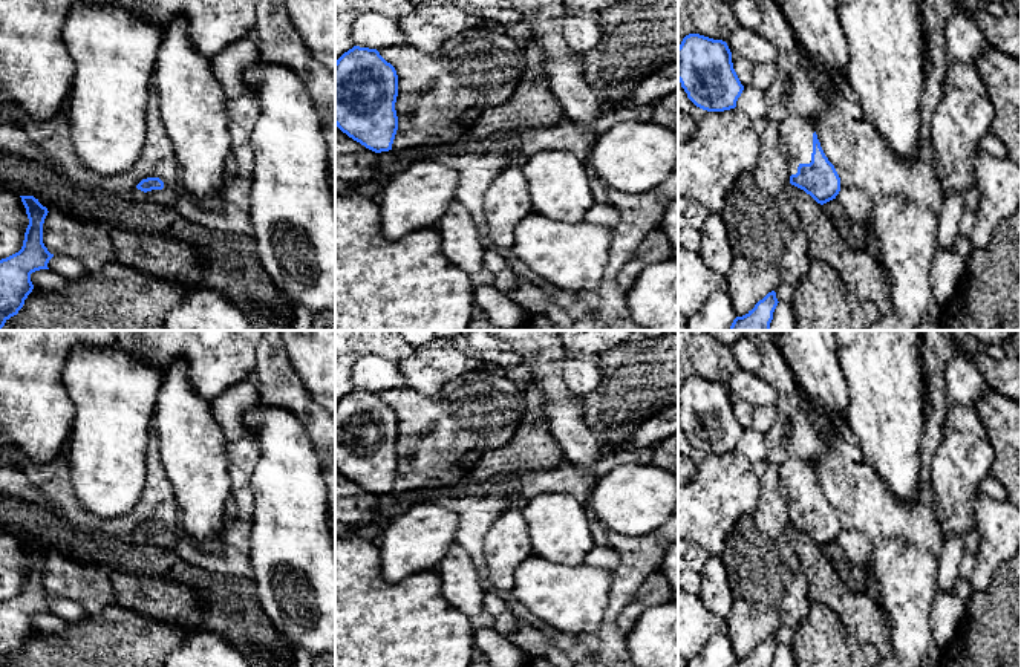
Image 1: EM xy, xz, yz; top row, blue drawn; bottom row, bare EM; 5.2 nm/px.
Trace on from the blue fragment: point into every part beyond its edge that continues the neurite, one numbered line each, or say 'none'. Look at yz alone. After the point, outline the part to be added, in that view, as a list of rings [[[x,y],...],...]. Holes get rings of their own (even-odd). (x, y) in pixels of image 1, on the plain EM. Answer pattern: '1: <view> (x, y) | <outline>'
1: yz (795, 475) | [[[790,457],[779,468],[779,494],[787,505],[787,517],[796,517],[801,506],[811,505],[814,468],[804,459]]]

